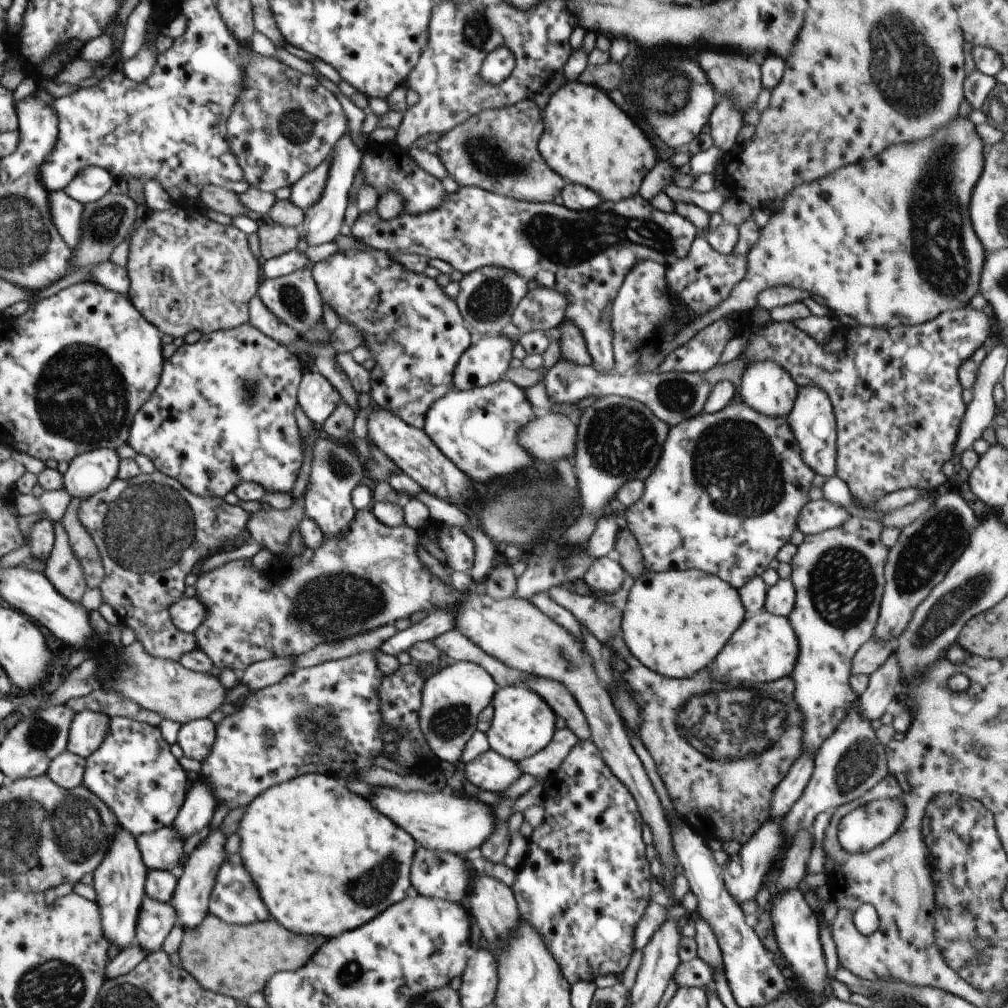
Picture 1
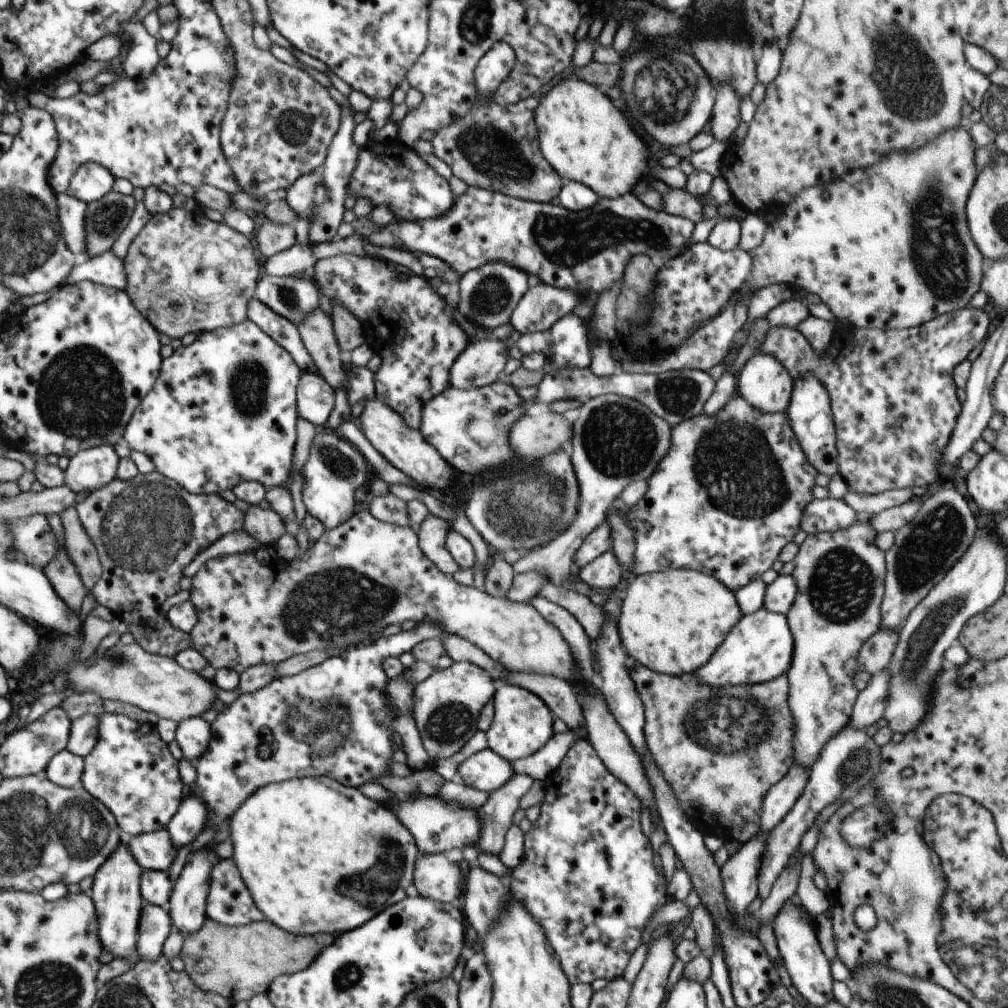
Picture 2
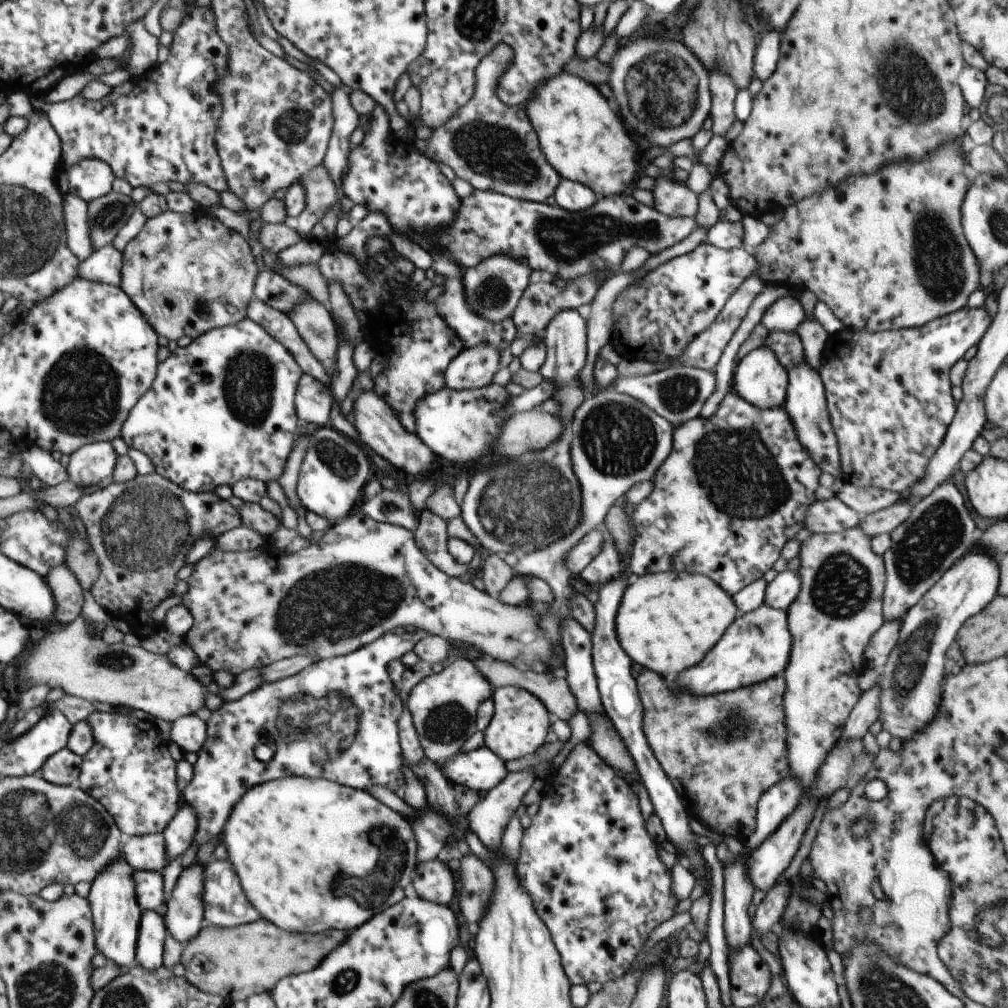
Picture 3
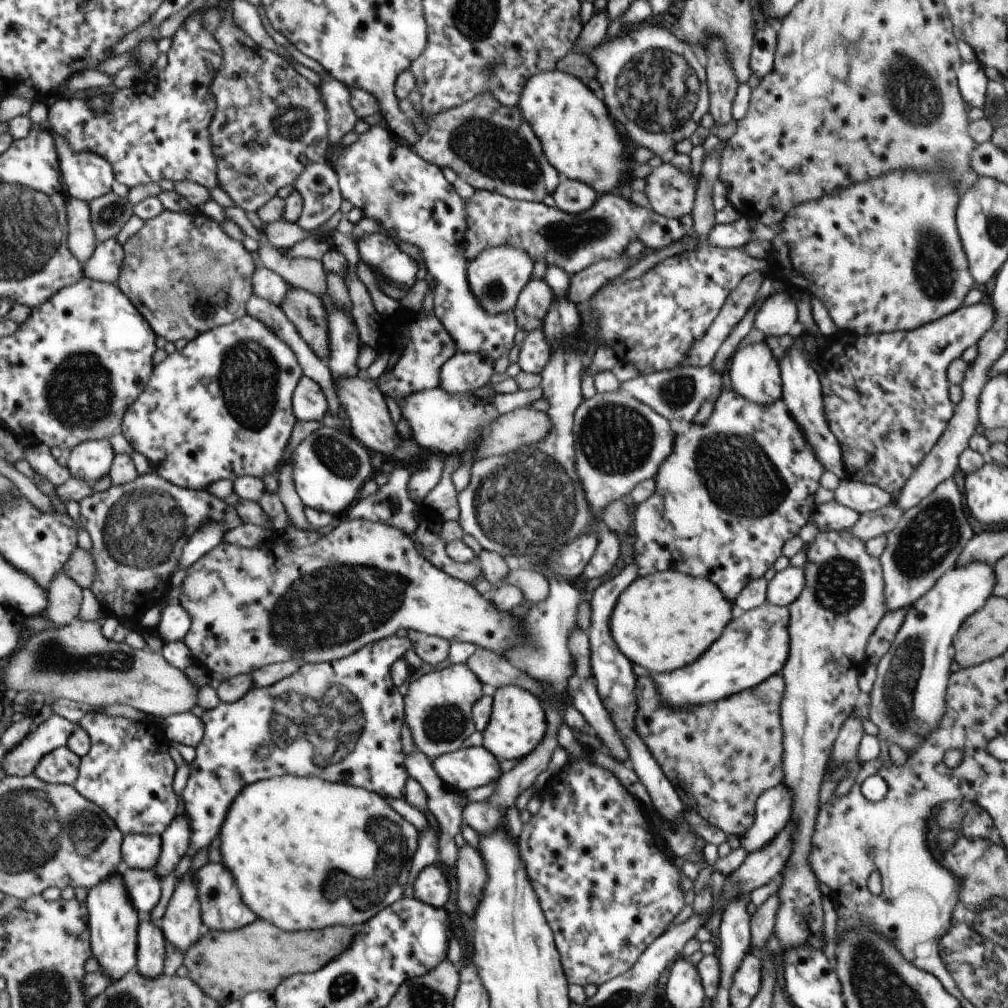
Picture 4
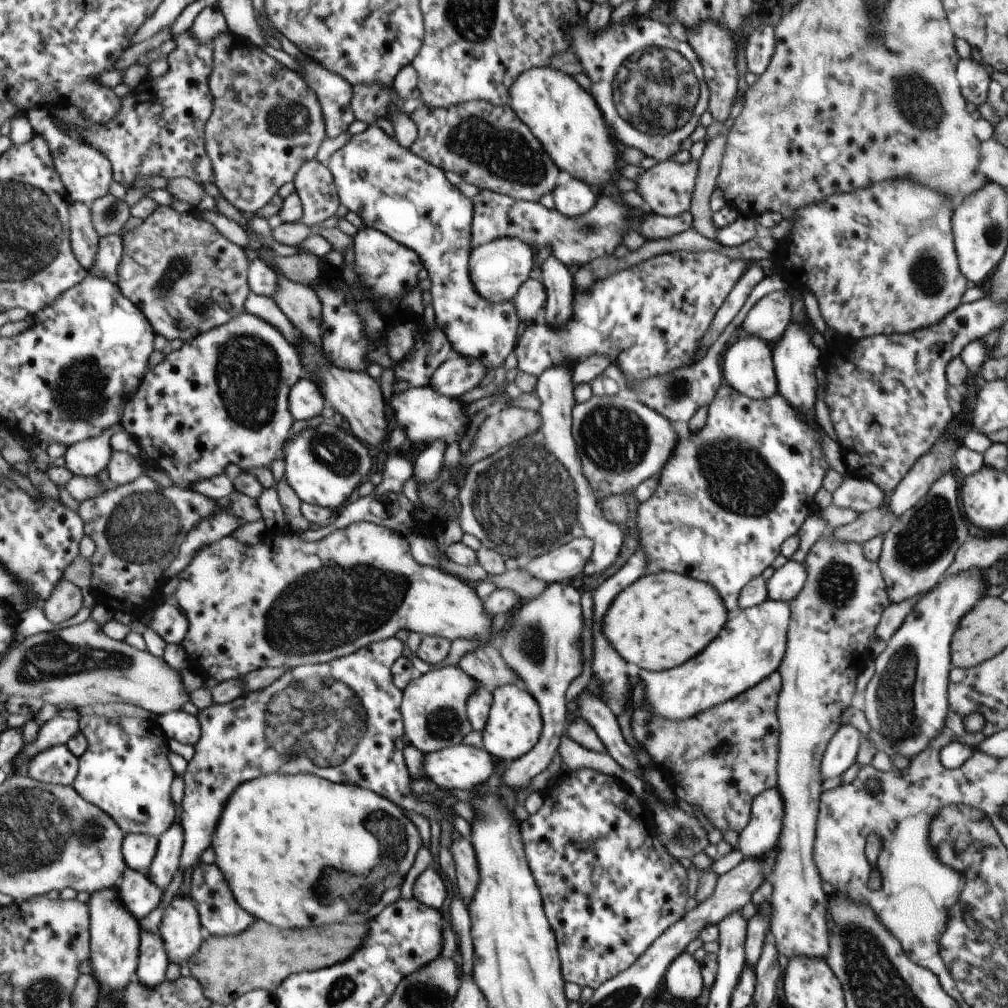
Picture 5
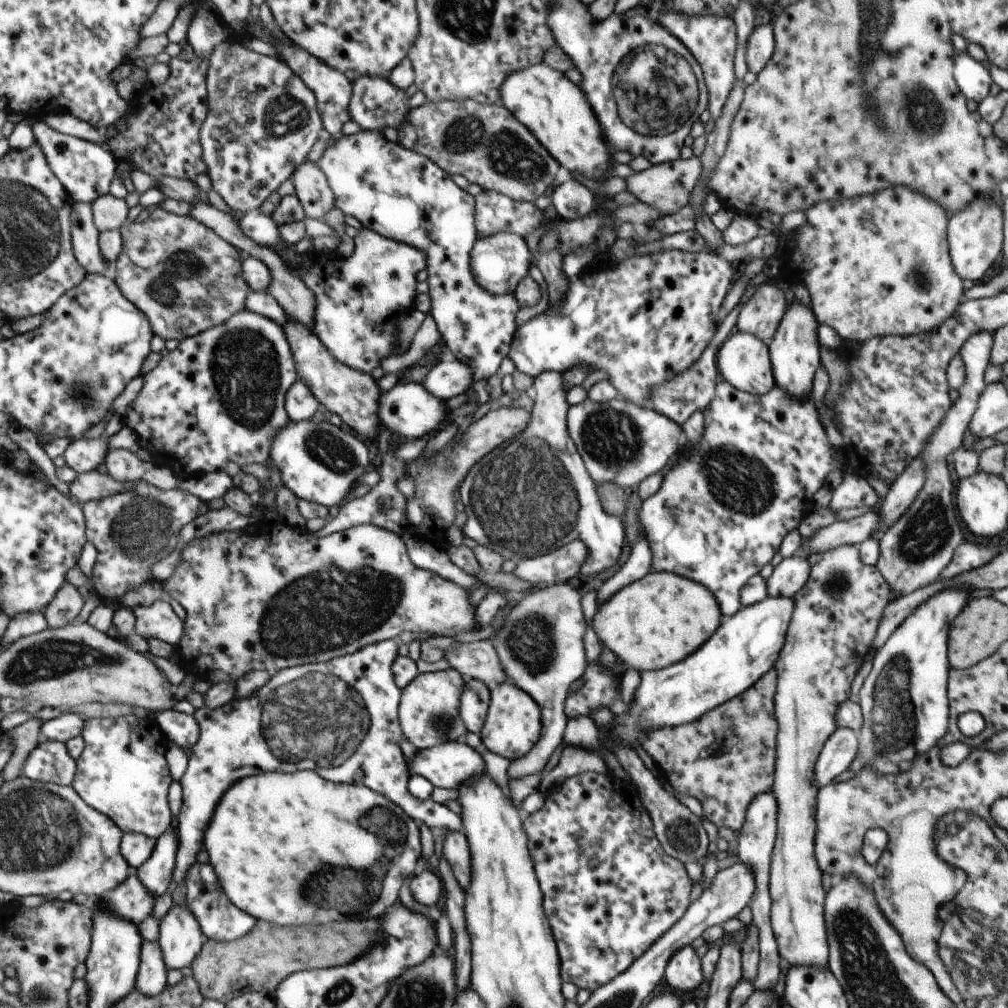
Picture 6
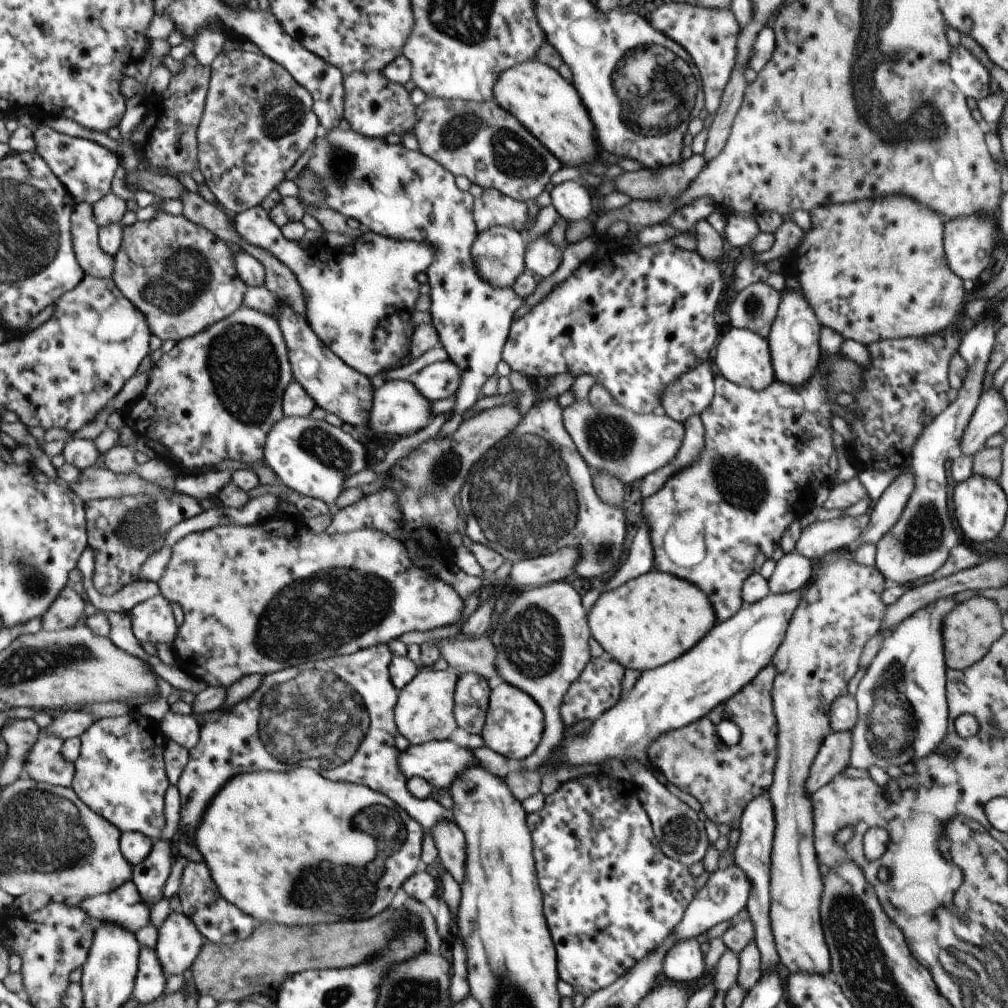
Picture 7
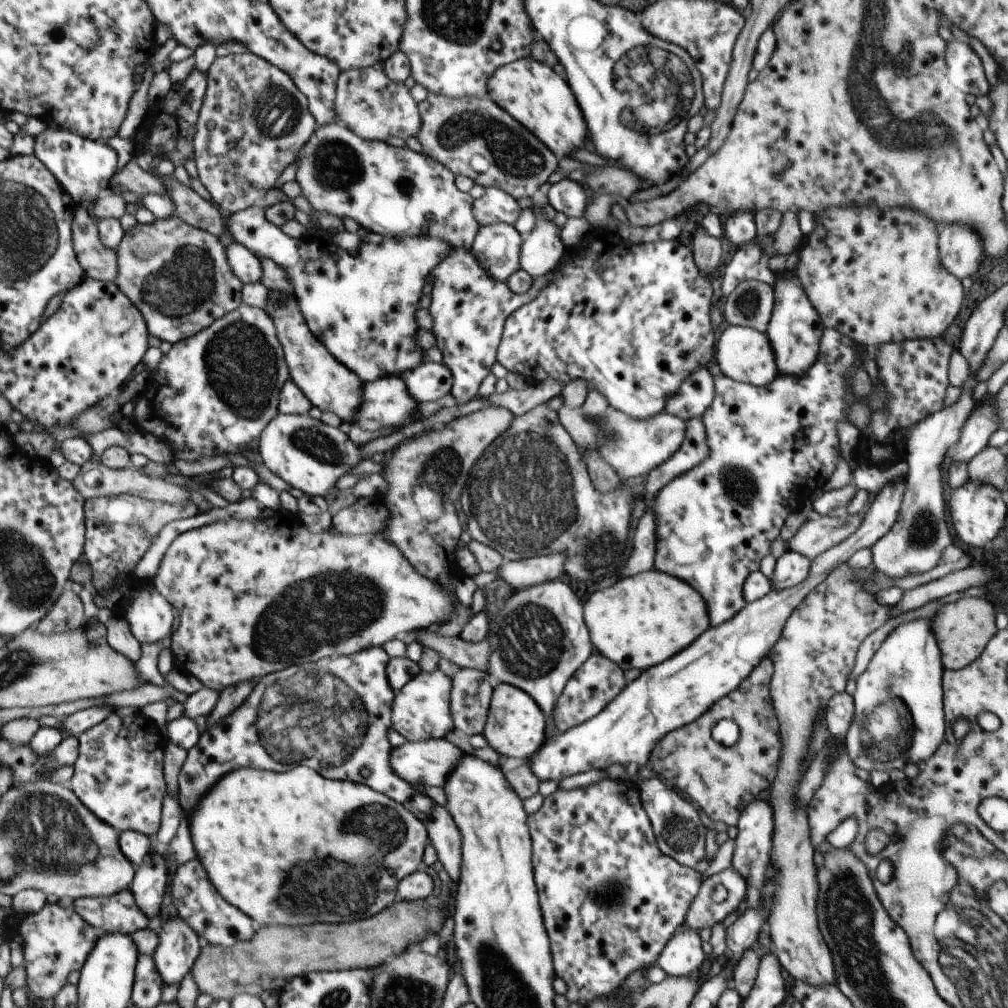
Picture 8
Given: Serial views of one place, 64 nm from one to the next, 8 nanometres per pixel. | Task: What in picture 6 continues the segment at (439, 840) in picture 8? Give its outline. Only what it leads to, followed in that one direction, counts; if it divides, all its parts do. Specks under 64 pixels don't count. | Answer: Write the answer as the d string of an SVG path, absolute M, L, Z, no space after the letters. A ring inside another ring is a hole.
M451 831L445 837L443 855L452 867L454 876L462 888L467 890L471 883L471 852L464 832Z

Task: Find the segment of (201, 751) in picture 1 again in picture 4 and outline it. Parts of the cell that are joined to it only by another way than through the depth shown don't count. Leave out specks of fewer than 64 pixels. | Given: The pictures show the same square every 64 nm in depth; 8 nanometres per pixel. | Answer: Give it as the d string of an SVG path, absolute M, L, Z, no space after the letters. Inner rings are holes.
M190 712L169 716L168 719L160 720L160 723L170 742L192 748L199 746L205 733L202 719Z

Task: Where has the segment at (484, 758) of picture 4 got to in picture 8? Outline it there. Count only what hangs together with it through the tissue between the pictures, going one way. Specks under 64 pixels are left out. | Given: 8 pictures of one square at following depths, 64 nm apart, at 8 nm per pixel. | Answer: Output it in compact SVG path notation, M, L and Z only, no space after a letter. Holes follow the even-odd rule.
M446 739L407 741L401 748L393 748L390 765L396 775L406 783L419 783L424 787L444 787L449 775L455 770L465 752Z

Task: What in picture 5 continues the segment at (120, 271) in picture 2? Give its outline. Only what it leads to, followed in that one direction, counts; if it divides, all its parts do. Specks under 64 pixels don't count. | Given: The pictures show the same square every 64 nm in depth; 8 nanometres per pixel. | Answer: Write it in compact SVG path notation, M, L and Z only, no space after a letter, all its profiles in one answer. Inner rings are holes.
M120 235L100 237L100 250L89 274L117 282L117 268L123 255L123 238Z

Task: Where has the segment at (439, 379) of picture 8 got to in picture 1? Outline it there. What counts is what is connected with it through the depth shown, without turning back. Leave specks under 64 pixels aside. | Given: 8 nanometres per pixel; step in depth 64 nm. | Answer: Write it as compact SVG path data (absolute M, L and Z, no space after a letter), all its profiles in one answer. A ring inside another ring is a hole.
M507 335L482 337L462 354L453 372L455 388L467 391L499 381L512 362L514 343Z

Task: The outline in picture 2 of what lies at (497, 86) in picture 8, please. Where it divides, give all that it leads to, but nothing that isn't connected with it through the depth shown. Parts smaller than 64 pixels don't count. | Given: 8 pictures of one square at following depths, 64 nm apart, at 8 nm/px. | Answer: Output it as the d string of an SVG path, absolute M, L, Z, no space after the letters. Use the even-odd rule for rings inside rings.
M564 76L550 92L540 98L535 110L540 152L550 166L564 179L576 181L590 187L599 198L615 199L634 192L635 186L644 178L648 163L654 161L654 155L642 138L630 130L628 120L622 112L612 105L605 92L599 87L588 84L574 76Z

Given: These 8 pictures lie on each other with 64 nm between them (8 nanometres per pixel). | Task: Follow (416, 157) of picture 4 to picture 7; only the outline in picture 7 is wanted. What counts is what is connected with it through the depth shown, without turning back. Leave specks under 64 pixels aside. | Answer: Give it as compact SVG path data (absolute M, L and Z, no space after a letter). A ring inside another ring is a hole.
M334 128L328 130L323 138L314 140L313 156L308 160L308 164L303 170L312 170L324 190L326 190L326 200L324 207L340 212L347 220L356 220L364 230L370 230L379 235L401 239L430 242L434 246L434 262L427 270L430 283L430 317L432 326L438 332L439 346L444 348L447 359L460 368L460 384L456 390L456 404L453 413L463 414L478 401L478 394L481 392L482 385L496 373L498 362L502 361L502 348L506 344L510 324L514 320L514 314L524 304L528 306L536 305L541 302L541 298L551 292L560 282L563 282L580 268L582 262L586 262L598 244L598 236L593 235L583 238L574 244L565 244L562 247L562 264L552 276L542 278L536 284L534 294L528 298L520 298L513 288L496 288L488 282L484 282L478 276L478 268L474 265L471 249L479 234L476 222L473 218L473 203L475 198L468 191L462 191L455 184L455 177L452 172L448 172L442 164L421 154L419 151L406 149L400 144L388 144L384 137L366 137L358 132Z

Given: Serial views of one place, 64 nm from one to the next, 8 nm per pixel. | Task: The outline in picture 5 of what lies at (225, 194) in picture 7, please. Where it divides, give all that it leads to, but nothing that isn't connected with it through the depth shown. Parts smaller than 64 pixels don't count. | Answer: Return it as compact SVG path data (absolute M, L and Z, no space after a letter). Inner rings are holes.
M226 31L213 38L215 61L213 71L209 76L209 89L213 96L213 111L205 124L205 147L212 161L214 180L213 183L220 189L221 196L229 200L238 210L246 214L256 214L263 206L266 206L273 196L287 182L292 182L300 167L306 162L316 159L320 145L327 139L325 120L320 101L313 88L305 82L302 75L288 69L284 64L268 55L260 47L251 43L245 37Z

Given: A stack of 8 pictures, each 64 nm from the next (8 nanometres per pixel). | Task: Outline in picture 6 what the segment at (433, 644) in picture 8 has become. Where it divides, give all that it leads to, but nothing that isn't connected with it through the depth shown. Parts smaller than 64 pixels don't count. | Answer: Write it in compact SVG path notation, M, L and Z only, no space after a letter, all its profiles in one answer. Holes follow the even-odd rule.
M491 639L461 643L460 646L453 644L447 649L445 658L465 681L476 679L488 687L490 684L500 684L508 680Z

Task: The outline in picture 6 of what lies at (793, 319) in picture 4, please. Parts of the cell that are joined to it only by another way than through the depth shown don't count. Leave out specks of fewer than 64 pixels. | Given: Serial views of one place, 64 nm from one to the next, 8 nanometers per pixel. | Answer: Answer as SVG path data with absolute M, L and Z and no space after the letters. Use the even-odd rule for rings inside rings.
M764 284L742 306L737 328L757 336L769 346L788 307L784 288Z

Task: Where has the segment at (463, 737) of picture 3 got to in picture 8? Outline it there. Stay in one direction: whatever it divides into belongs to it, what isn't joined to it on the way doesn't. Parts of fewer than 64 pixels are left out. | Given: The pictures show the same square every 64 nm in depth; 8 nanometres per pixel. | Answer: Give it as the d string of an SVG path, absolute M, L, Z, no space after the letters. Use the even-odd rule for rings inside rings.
M439 669L430 673L421 671L396 693L391 709L391 728L406 741L445 739L449 732L455 730L450 707L451 689L451 678Z

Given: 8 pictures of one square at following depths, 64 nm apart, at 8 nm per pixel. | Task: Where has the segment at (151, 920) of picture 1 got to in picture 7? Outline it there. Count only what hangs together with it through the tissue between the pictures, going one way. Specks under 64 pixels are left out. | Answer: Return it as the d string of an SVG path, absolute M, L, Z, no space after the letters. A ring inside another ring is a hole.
M142 948L141 968L138 968L137 987L134 988L134 1000L140 1004L150 1004L164 993L167 978L162 972L160 960L152 948Z

